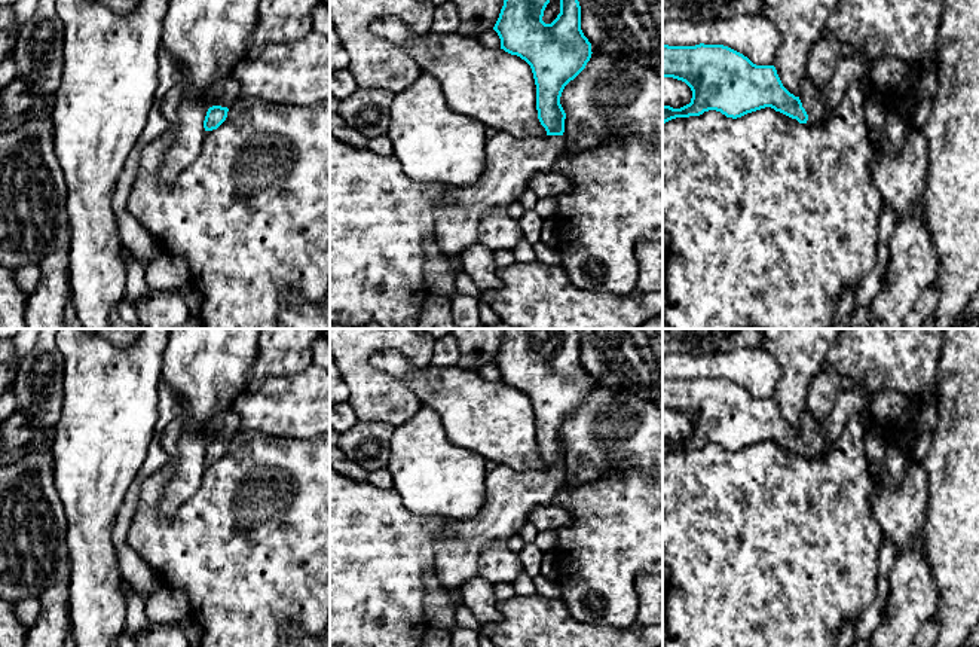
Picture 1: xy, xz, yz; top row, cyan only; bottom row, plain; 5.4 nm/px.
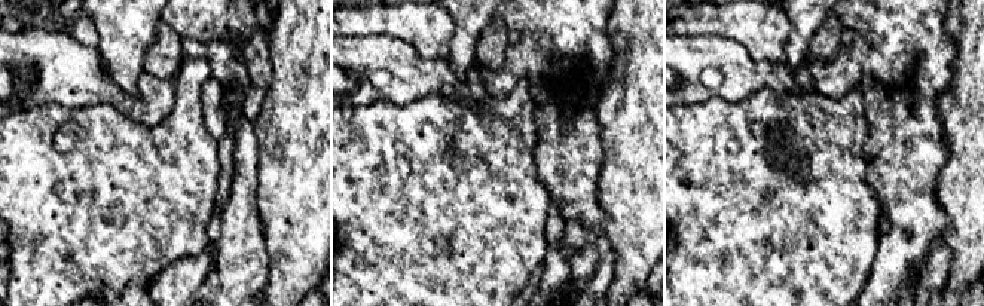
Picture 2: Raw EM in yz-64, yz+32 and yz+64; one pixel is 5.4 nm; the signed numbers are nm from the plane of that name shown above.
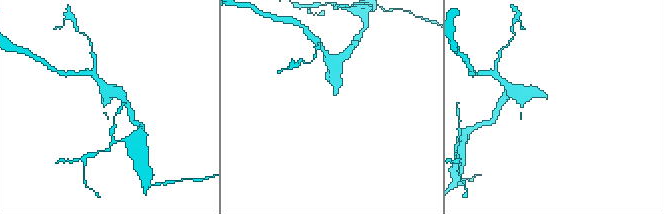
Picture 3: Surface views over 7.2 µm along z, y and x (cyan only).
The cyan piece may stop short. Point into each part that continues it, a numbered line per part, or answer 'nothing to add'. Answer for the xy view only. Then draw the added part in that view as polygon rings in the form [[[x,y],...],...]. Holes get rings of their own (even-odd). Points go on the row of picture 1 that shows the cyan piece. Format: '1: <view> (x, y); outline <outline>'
1: xy (223, 92); outline [[[229,76],[224,80],[206,88],[202,94],[196,95],[193,100],[196,103],[209,103],[212,106],[230,107],[236,98],[239,98],[241,85],[233,77]]]

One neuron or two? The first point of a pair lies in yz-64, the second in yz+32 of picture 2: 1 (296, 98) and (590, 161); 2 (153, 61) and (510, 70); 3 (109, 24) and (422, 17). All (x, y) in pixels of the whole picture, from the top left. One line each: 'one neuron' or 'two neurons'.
1: two neurons
2: two neurons
3: two neurons

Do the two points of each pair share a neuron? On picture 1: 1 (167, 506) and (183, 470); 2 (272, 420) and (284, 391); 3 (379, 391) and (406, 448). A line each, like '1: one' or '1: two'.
1: one
2: one
3: two

